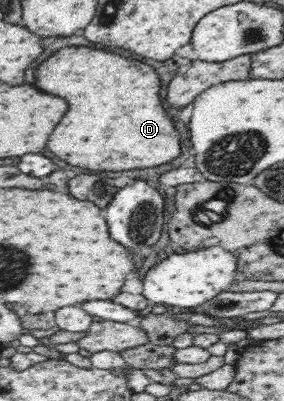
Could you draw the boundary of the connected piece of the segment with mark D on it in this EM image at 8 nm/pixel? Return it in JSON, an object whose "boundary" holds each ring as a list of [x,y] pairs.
{"boundary":[[[85,46],[61,48],[46,58],[35,70],[35,87],[63,97],[69,105],[61,123],[53,129],[47,149],[69,163],[72,167],[81,167],[89,171],[124,172],[135,169],[147,169],[169,163],[179,157],[179,131],[175,131],[171,118],[163,111],[159,101],[159,77],[157,73],[141,63],[131,61],[131,57],[121,52],[105,53],[105,50]]]}

